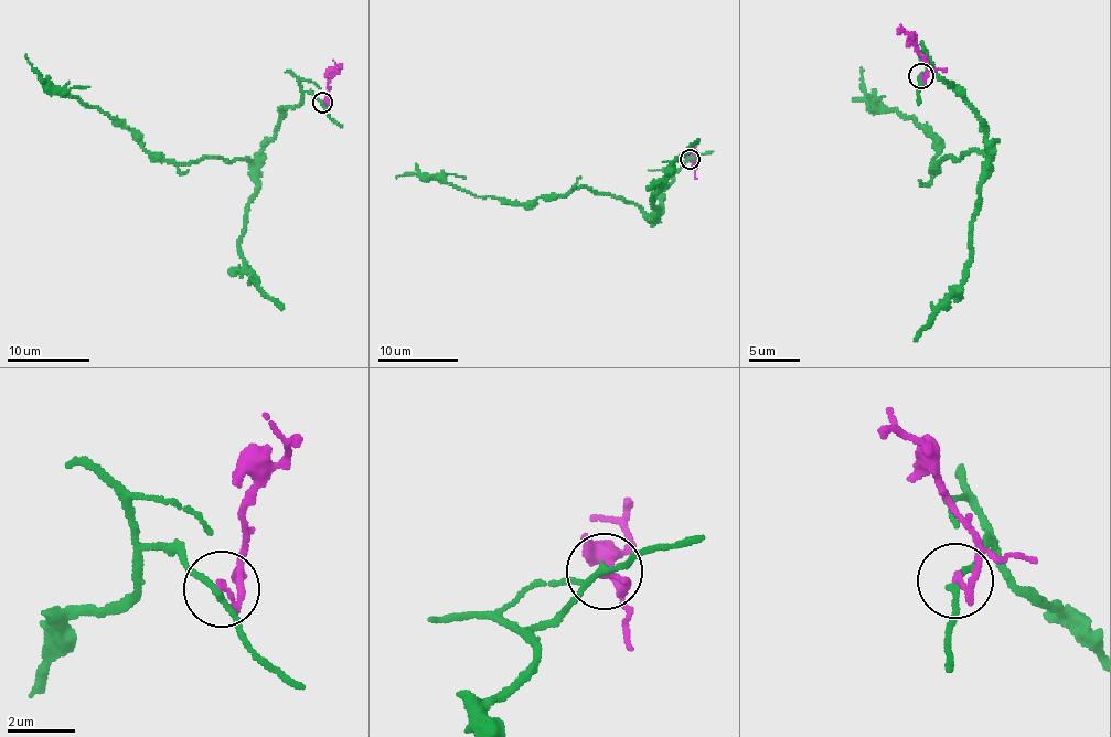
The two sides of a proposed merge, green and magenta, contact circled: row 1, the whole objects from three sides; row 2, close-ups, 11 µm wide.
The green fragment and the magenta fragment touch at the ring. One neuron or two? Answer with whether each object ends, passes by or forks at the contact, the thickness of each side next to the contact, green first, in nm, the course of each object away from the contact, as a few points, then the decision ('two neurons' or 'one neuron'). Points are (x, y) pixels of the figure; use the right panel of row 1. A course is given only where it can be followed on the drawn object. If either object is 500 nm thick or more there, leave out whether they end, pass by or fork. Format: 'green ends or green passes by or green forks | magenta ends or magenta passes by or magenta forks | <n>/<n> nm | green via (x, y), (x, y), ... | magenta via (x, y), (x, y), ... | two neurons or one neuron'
green passes by | magenta ends | 170/160 nm | green via (921, 76), (932, 64), (952, 84), (987, 150), (930, 171), (932, 136), (876, 107), (861, 67) | magenta via (921, 76), (928, 71), (928, 61), (900, 24) | two neurons

